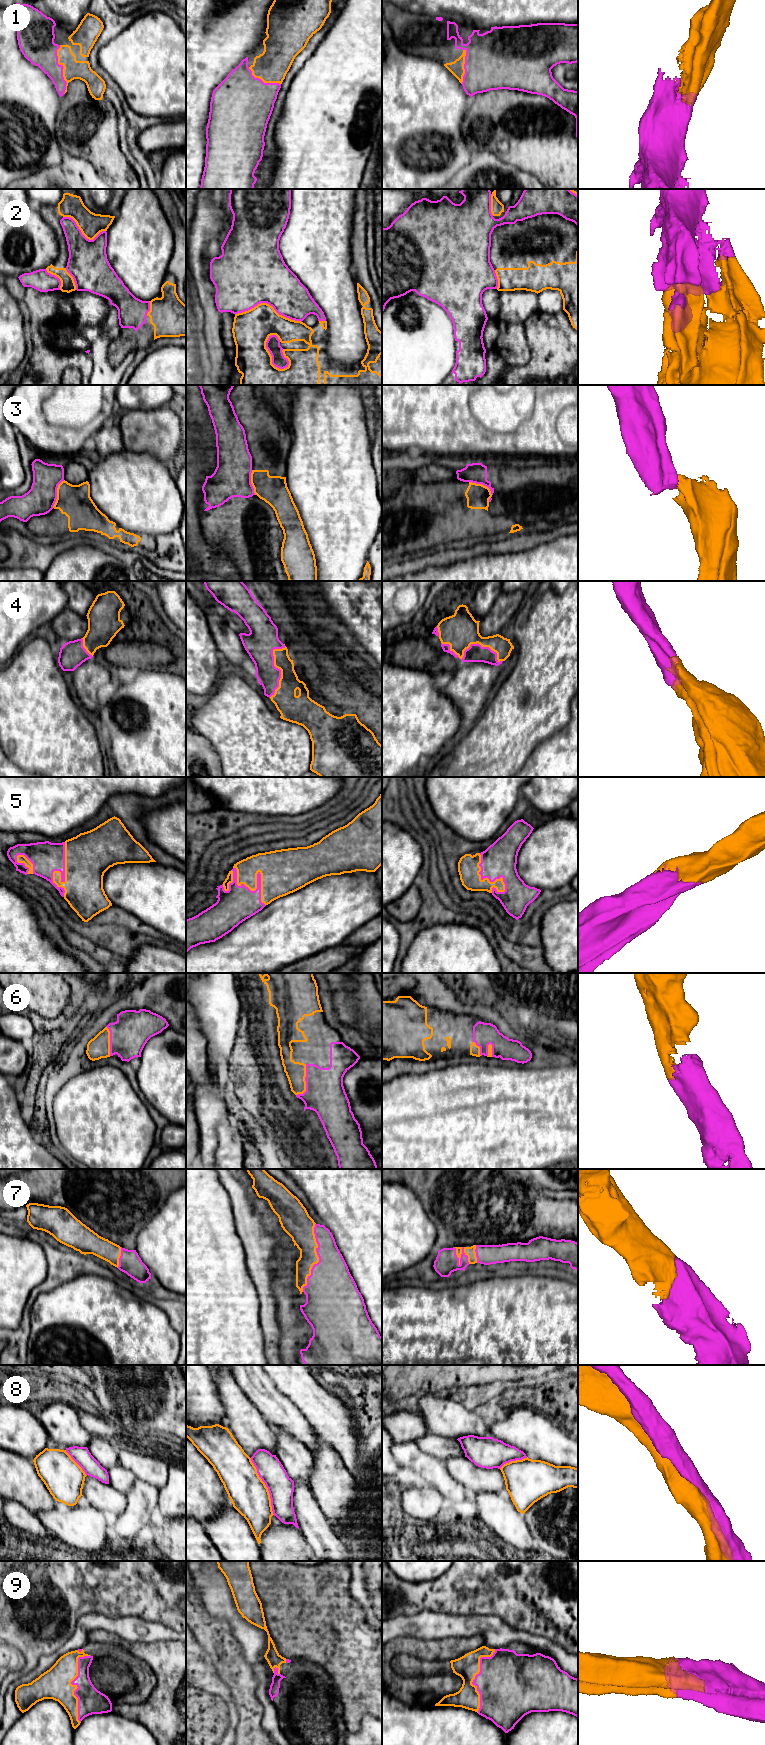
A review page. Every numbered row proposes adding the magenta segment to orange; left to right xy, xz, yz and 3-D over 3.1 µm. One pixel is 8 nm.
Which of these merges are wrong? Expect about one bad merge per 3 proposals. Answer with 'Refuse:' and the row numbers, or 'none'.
Refuse: 3, 8

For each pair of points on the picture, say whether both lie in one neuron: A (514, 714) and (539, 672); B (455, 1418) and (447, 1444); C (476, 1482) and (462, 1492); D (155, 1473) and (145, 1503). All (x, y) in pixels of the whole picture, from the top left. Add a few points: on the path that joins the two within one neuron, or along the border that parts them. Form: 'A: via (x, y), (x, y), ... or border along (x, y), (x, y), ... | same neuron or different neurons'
A: via (514, 703), (514, 696), (528, 682) | same neuron
B: border along (429, 1432), (456, 1439) | different neurons
C: border along (449, 1473), (470, 1494) | different neurons
D: border along (137, 1478), (157, 1488) | different neurons

